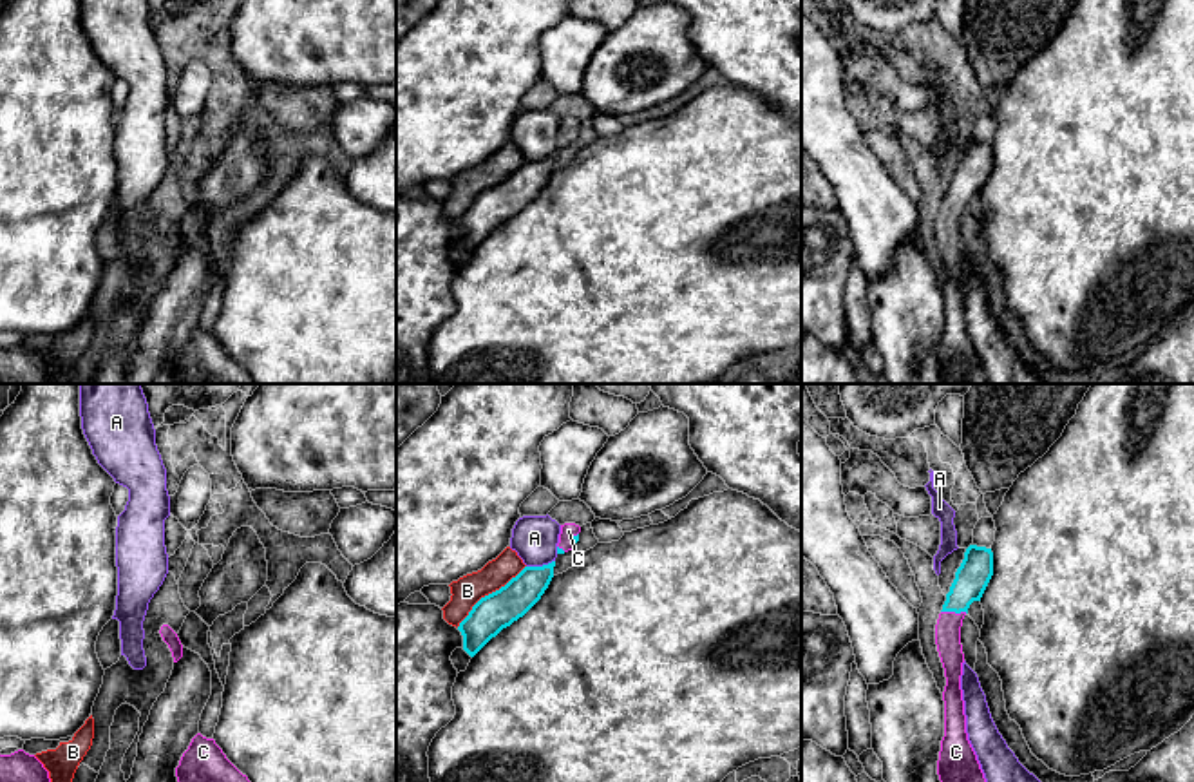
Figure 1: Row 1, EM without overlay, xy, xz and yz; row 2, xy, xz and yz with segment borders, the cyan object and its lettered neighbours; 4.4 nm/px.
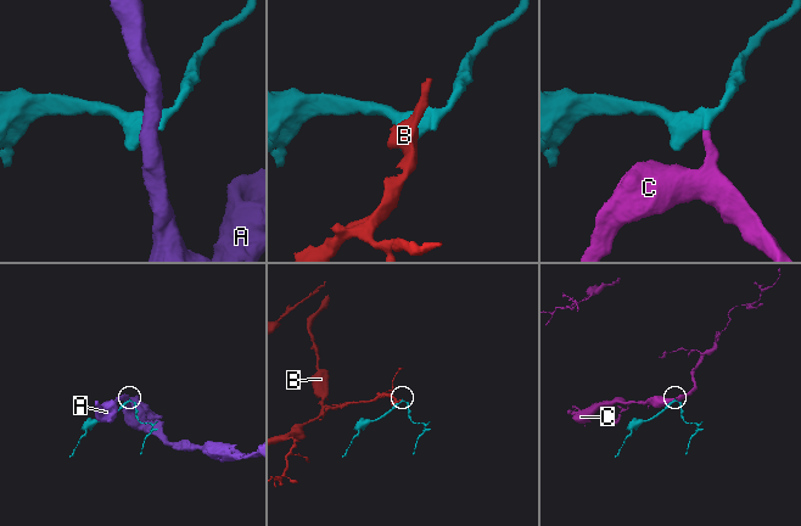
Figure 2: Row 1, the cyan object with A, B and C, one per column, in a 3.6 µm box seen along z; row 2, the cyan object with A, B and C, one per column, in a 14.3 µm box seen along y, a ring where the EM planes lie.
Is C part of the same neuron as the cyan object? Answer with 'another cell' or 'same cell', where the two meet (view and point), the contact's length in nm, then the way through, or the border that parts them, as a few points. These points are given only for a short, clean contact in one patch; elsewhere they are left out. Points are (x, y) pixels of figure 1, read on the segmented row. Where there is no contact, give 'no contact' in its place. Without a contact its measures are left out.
same cell; contact yz (954, 610); length 120 nm

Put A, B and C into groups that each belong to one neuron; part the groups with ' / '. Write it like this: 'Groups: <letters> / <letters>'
Groups: A / B / C

